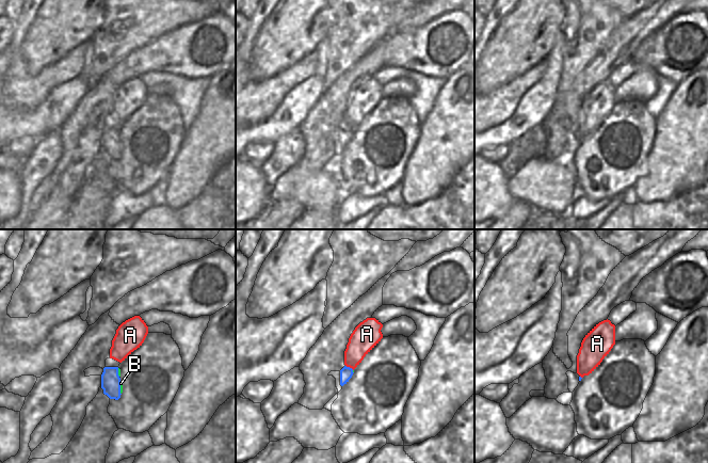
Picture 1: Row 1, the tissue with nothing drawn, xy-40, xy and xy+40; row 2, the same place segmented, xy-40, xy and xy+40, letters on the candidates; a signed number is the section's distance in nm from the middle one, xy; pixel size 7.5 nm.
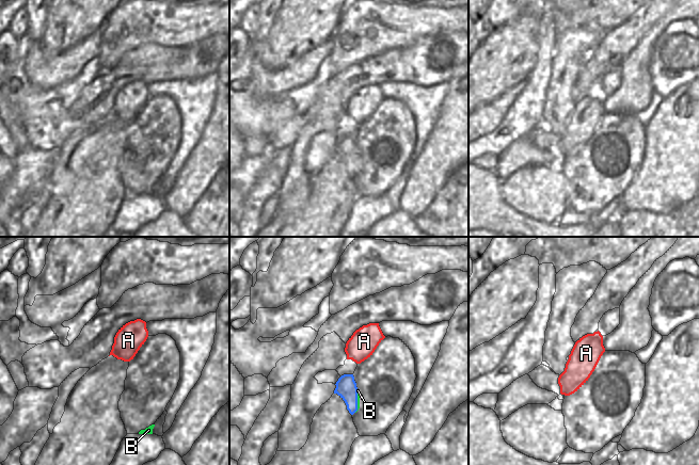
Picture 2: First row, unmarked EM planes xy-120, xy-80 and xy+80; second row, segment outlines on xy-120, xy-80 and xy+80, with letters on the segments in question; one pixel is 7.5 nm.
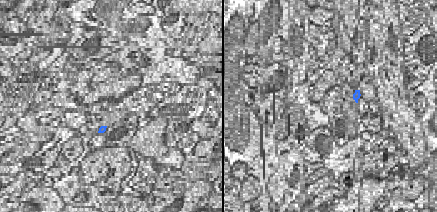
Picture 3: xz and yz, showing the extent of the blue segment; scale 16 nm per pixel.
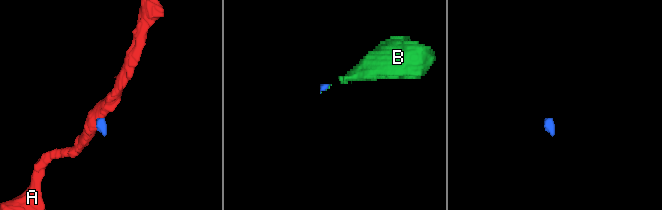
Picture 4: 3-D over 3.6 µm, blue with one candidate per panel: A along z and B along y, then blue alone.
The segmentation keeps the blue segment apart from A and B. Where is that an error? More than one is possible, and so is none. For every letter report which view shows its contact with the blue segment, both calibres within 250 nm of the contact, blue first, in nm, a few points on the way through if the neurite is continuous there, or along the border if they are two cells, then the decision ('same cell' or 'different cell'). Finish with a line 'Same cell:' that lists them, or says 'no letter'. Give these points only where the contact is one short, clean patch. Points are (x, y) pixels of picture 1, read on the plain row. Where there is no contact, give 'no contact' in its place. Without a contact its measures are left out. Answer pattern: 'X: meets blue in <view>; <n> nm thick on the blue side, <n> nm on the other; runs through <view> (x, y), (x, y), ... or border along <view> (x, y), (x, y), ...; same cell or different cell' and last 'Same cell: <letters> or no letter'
A: meets blue in xy; 100 nm thick on the blue side, 190 nm on the other; border along xy (346, 126), (353, 130); different cell
B: meets blue in xy-40; 140 nm thick on the blue side, 20 nm on the other; runs through xy-40 (111, 143), (119, 149), (121, 144); same cell
Same cell: B

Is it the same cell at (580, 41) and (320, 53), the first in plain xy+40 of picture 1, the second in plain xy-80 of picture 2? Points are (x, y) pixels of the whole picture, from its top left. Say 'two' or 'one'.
two

